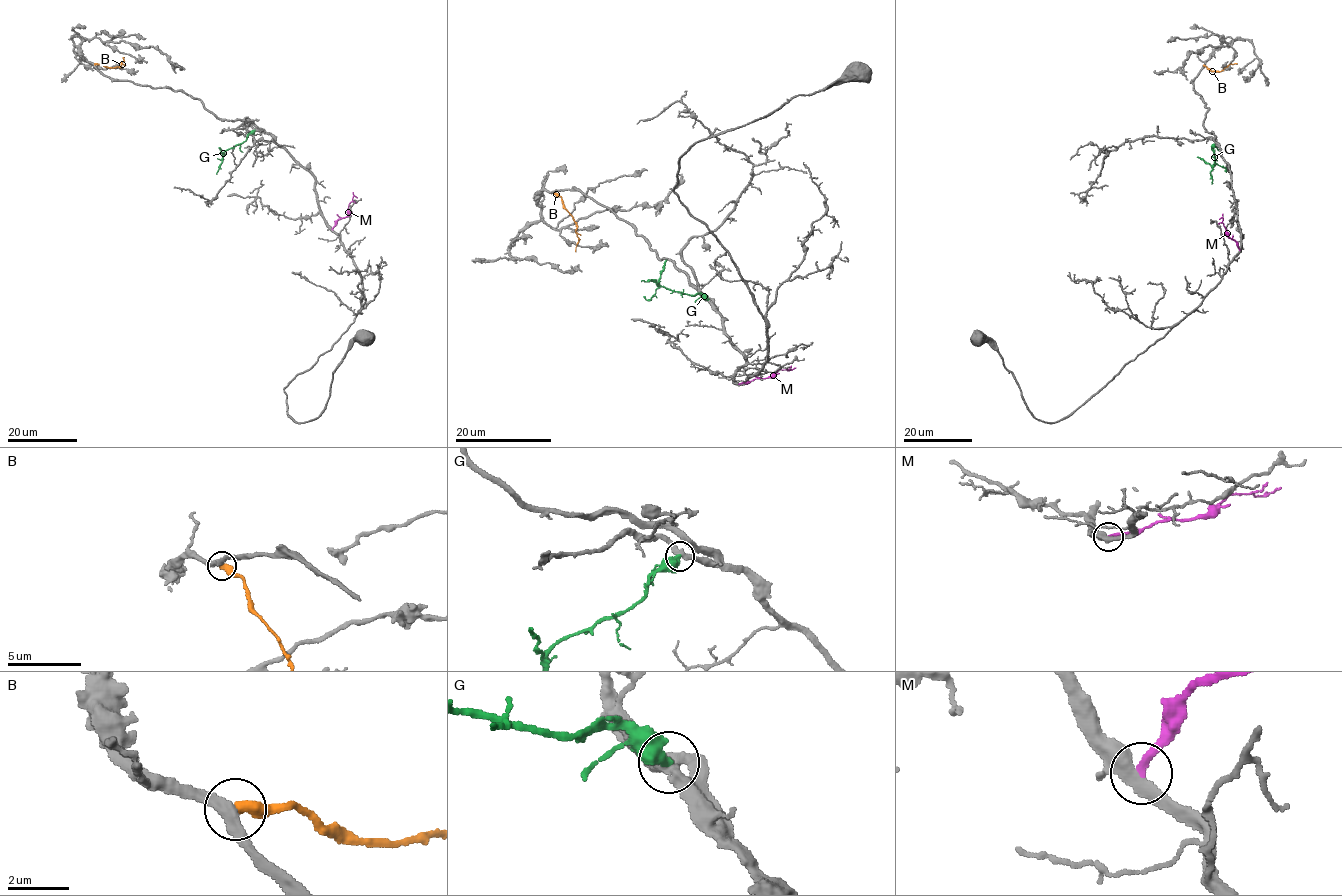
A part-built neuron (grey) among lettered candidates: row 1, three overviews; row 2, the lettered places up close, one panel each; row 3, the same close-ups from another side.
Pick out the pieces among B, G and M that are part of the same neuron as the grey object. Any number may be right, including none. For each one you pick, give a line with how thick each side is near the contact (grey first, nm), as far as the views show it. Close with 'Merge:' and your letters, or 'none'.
G: Thickness 320 nm (grey) against 500 nm
Merge: G

